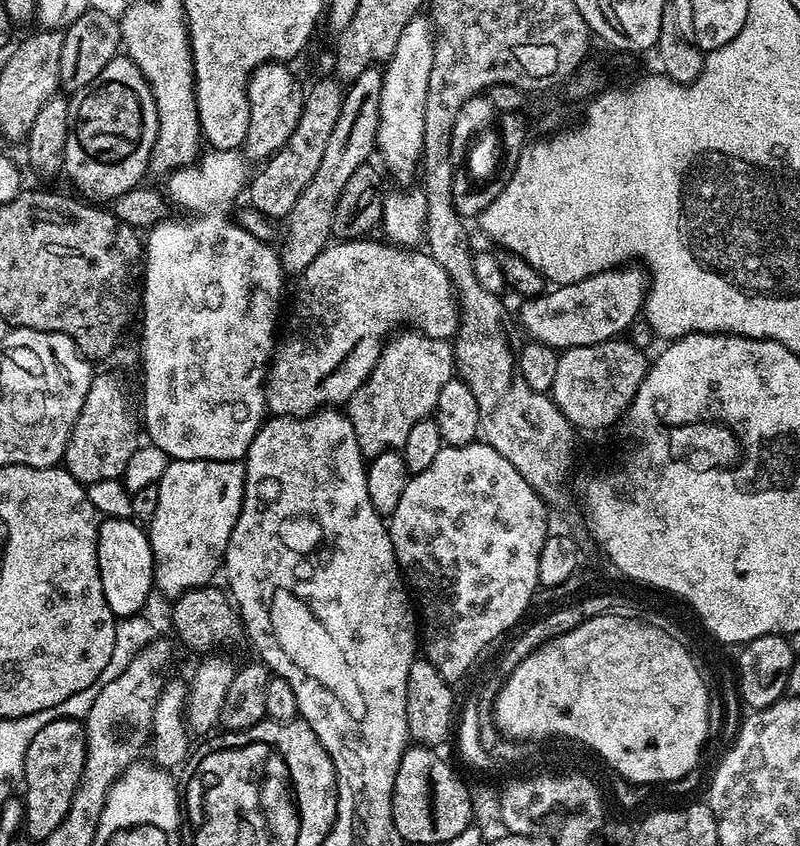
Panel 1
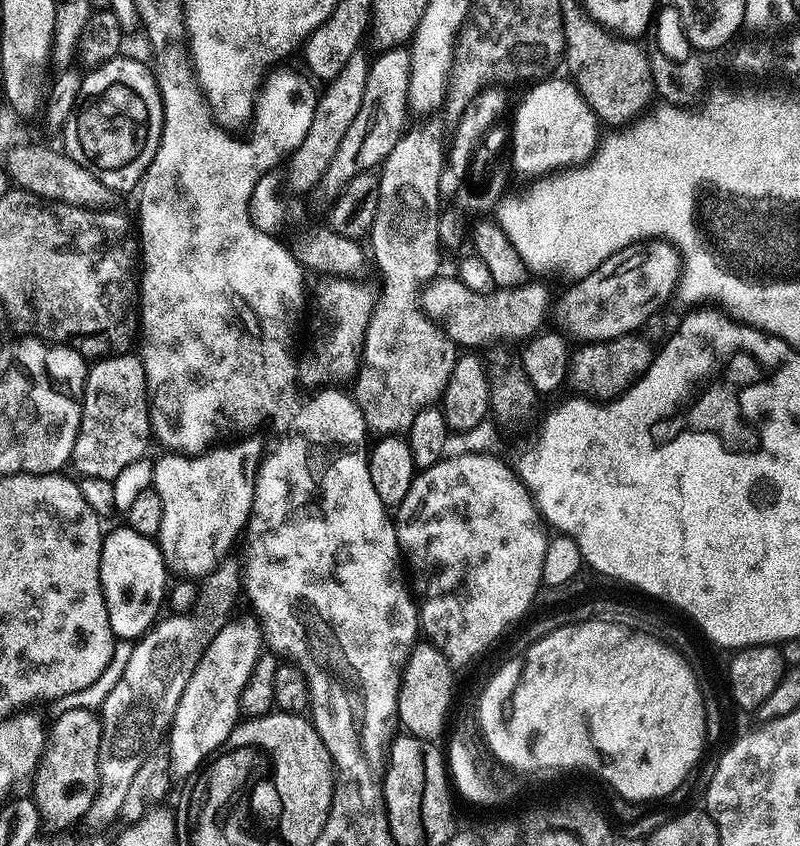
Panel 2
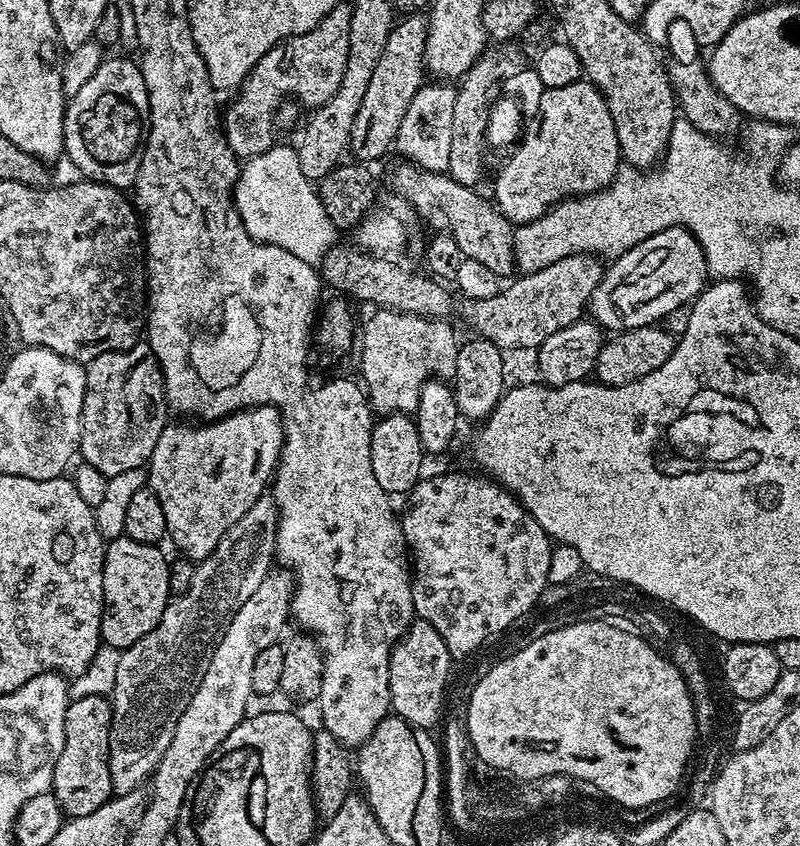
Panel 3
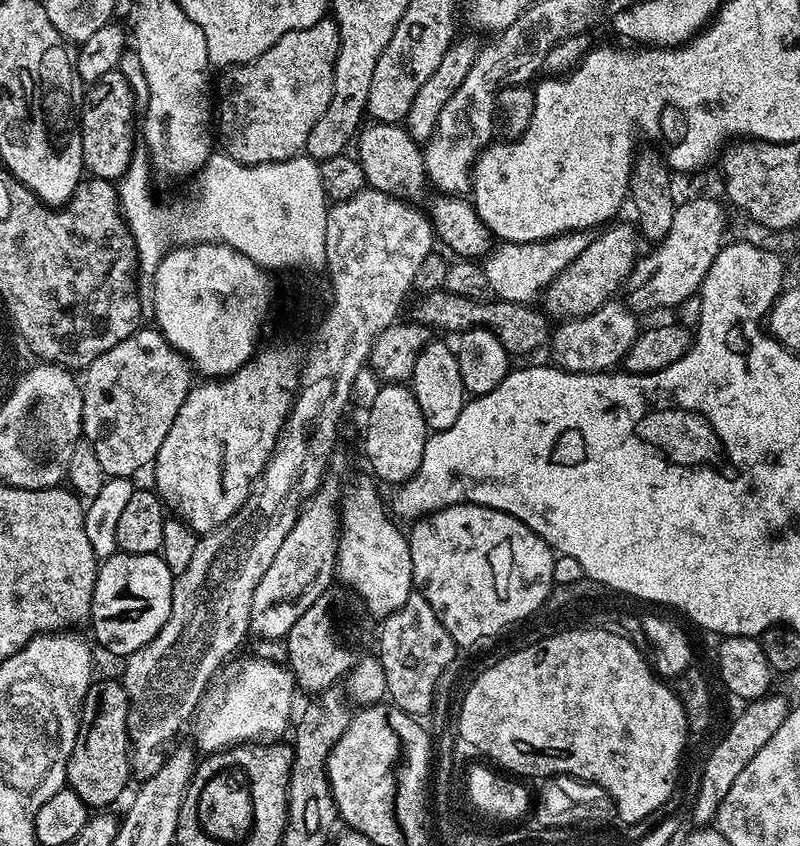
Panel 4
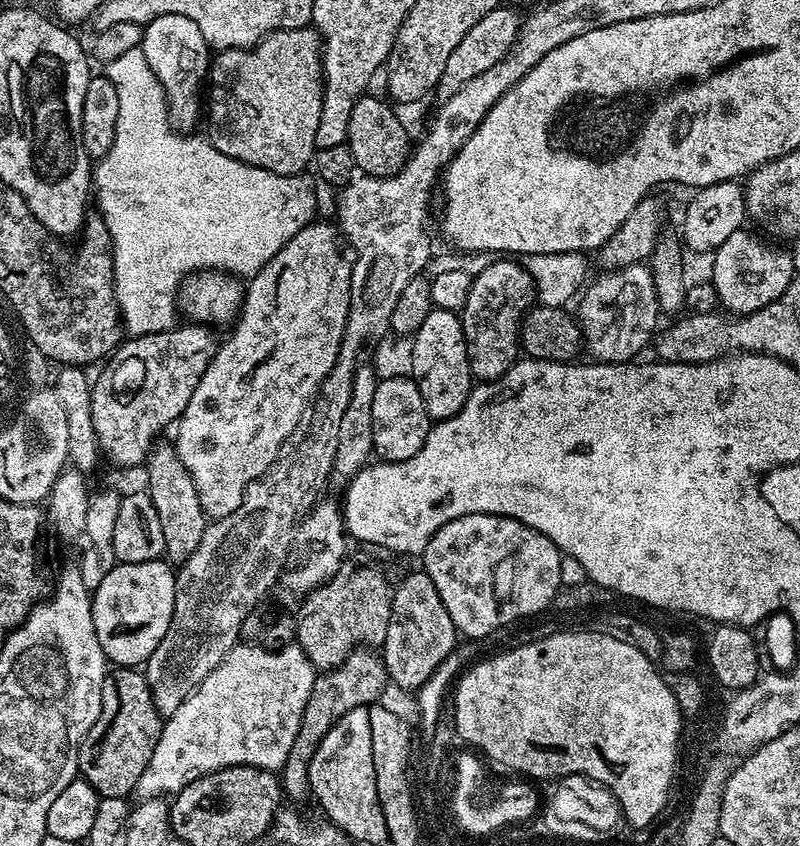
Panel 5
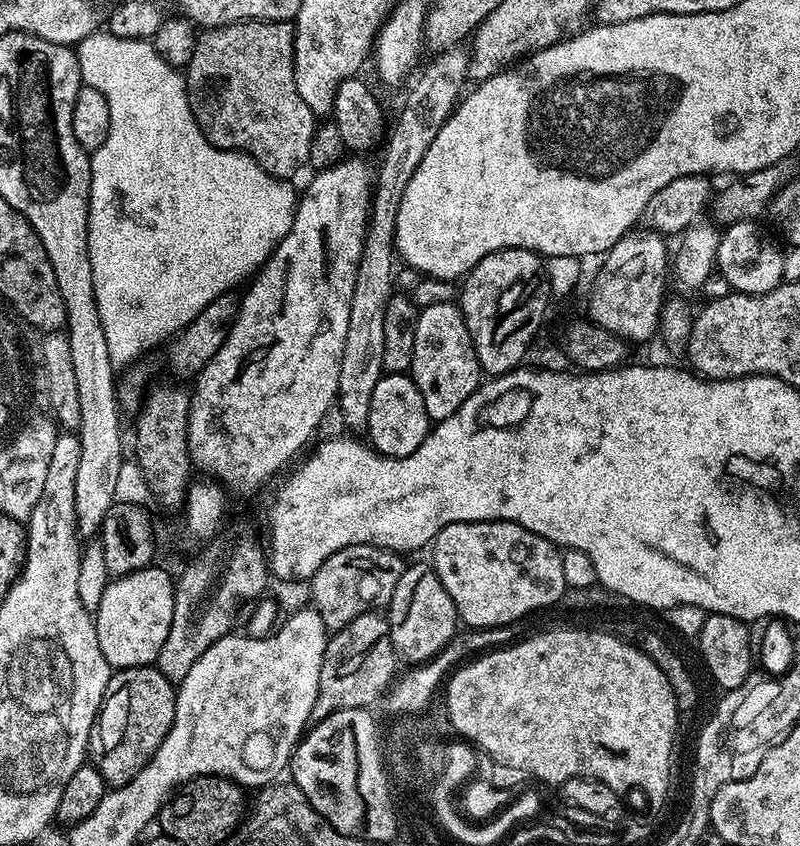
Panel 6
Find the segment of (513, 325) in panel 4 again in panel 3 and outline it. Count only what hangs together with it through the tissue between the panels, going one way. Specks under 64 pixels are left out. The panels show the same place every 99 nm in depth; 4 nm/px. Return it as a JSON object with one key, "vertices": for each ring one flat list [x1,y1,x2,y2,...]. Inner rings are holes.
{"vertices":[[341,246,335,247,327,253,325,253,320,263,321,281,328,287,328,285,362,301,368,302,378,308,386,310,404,312,411,316,422,316,428,319,447,319,448,314,453,312,454,304,452,308,452,296,453,293,444,288,443,283,430,277,426,274,412,274,398,265,394,264,394,260,373,256,371,253,365,253,356,248,350,248,350,250,344,250]]}

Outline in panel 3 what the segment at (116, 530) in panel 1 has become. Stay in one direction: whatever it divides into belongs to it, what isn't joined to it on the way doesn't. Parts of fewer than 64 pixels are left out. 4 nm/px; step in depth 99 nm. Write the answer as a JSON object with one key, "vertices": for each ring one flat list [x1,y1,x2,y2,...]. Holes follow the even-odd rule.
{"vertices":[[126,535,107,545,104,554,104,628,100,631,101,641,106,642,107,647,123,650,130,647,133,640,141,640,150,630,154,630,155,624,160,620,160,614,170,599,168,590,169,561,164,561,159,547,142,542,134,542]]}

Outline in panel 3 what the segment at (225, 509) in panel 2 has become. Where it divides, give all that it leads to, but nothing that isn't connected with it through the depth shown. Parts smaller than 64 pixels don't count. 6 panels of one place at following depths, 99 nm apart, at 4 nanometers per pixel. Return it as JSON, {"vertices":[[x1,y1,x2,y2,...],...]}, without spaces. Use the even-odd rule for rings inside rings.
{"vertices":[[258,406,243,412,235,412,229,416,223,416,221,420,176,423,180,424,169,423,162,430,162,434,158,438,158,446,154,446,154,454,146,468,146,480,152,491,156,493,156,496,162,502,162,514,166,514,166,526,168,527,167,539,169,541,172,539,176,543,176,548,180,551,177,553,183,554,193,562,199,562,206,559,214,550,214,546,218,546,218,542,222,542,226,530,230,530,230,526,234,526,234,522,238,522,238,518,242,518,242,514,246,514,246,510,250,510,250,506,254,506,256,499,265,495,266,489,269,487,276,471,276,464,280,460,280,448,284,445,284,422,281,409]]}

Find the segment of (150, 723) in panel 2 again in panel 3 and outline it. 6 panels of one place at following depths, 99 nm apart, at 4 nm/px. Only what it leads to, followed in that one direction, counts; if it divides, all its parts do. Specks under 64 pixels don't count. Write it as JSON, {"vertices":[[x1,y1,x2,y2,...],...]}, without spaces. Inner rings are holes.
{"vertices":[[271,495,256,499,254,506,226,530,222,542,196,564,190,586,180,596,169,599,154,630,120,652,118,674,110,693,112,725,108,747,110,782,115,795,130,794,155,772,162,754,166,754,166,746,174,738,174,730,178,730,178,718,186,714,186,706,202,682,210,658,214,658,222,634,234,614,242,610,242,602,273,571,276,518,276,501]]}

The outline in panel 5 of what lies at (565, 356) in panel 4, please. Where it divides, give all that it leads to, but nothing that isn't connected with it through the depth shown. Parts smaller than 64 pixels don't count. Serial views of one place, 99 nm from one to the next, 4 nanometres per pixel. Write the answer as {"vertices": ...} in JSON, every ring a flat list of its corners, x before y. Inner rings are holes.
{"vertices":[[647,263,631,264,625,268,613,268,603,273,596,281,589,283,579,297,580,314,578,321,583,339,586,341,586,352,593,361,601,364,626,364,637,359,636,356,644,347,653,343,657,335,656,319,661,319,658,298,655,294,654,278]]}

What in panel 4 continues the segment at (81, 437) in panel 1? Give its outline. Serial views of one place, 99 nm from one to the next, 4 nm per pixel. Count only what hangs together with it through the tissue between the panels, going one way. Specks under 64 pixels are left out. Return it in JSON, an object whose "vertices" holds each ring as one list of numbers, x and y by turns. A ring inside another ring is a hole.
{"vertices":[[141,326,126,342,94,358,83,376,83,439,93,447,105,477,135,477,135,472,155,461,182,402,194,387,188,357,176,352,155,327]]}

